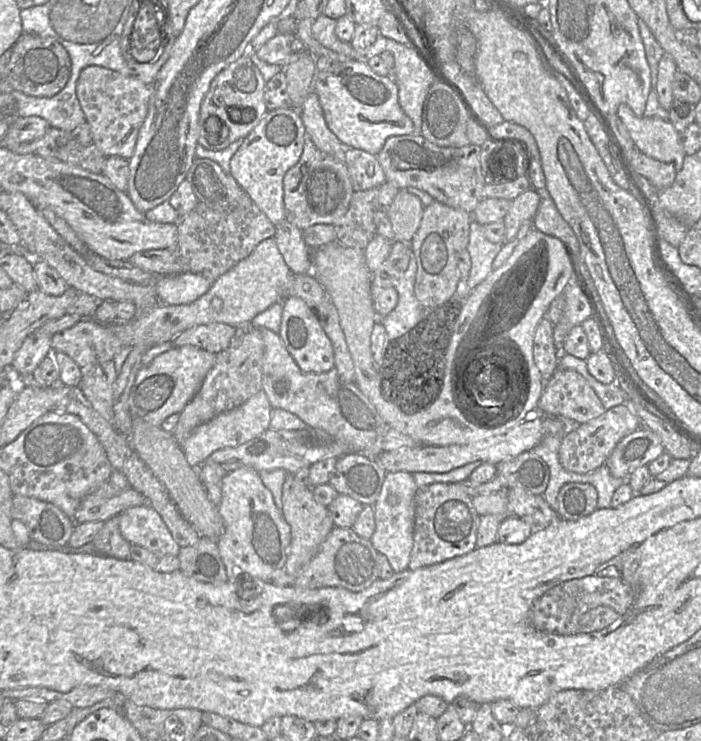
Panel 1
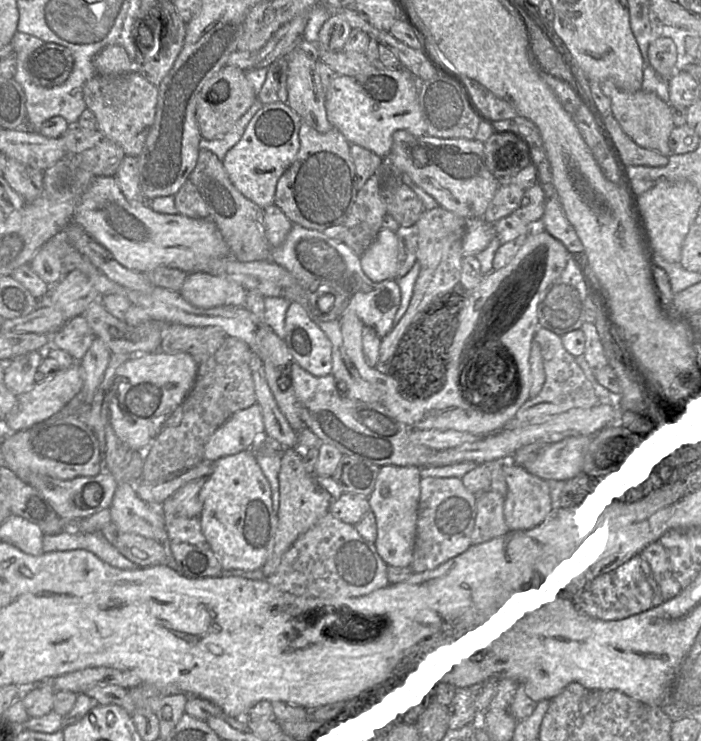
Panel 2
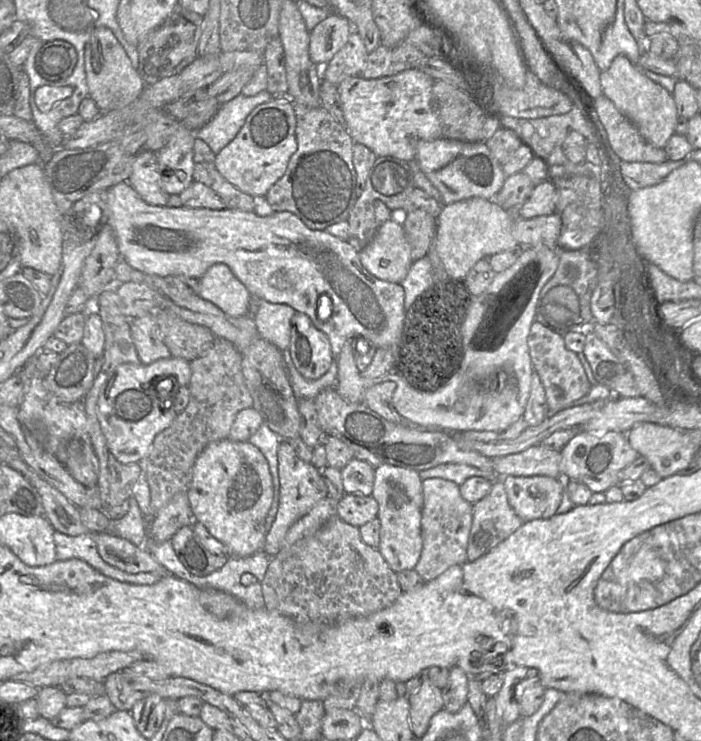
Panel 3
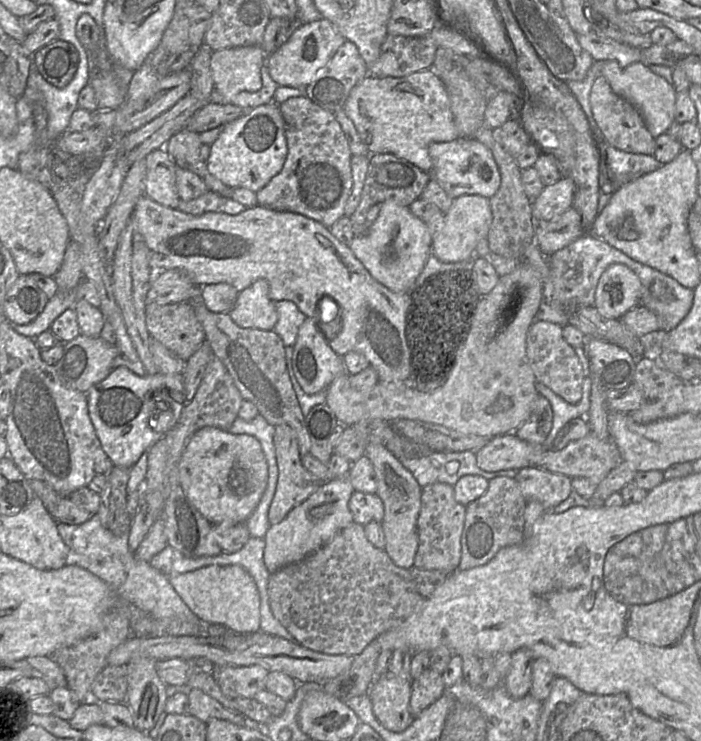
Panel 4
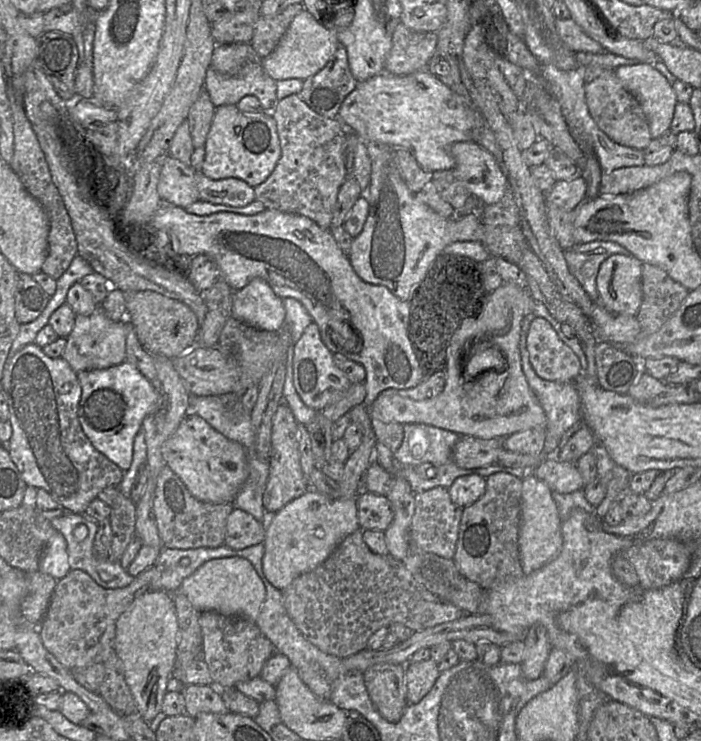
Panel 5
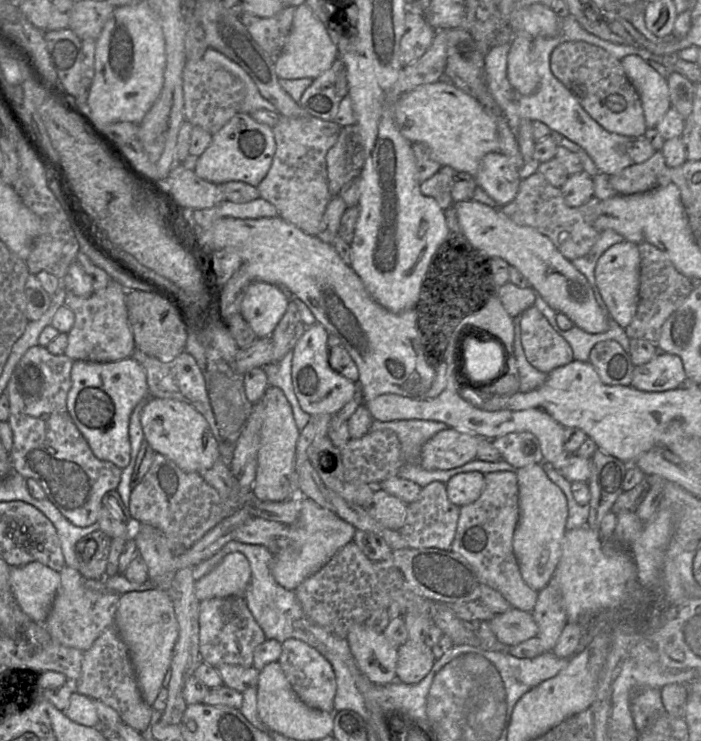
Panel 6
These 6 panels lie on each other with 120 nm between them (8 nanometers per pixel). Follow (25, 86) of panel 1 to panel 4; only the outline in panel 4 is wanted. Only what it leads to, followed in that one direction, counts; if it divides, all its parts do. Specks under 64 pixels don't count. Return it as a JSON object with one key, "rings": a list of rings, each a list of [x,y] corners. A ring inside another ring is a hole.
{"rings":[[[58,38],[35,52],[33,58],[43,78],[57,88],[72,81],[80,61],[75,46]]]}

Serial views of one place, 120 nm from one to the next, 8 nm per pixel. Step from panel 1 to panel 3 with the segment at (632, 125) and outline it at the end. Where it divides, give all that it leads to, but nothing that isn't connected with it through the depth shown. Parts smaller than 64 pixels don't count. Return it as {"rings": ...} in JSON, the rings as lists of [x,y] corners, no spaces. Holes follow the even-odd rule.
{"rings":[[[622,55],[615,57],[609,69],[601,72],[600,82],[603,94],[637,126],[641,136],[651,145],[664,149],[675,133],[678,119],[673,94],[648,78],[641,68]]]}

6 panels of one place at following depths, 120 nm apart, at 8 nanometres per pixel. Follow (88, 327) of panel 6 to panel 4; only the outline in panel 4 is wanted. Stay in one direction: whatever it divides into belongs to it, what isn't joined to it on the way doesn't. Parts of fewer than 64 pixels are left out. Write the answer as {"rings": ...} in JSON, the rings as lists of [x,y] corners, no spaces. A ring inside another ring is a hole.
{"rings":[[[81,333],[63,345],[63,353],[54,365],[60,380],[69,388],[86,394],[92,386],[101,382],[113,369],[117,347],[105,341],[100,335],[89,337]]]}

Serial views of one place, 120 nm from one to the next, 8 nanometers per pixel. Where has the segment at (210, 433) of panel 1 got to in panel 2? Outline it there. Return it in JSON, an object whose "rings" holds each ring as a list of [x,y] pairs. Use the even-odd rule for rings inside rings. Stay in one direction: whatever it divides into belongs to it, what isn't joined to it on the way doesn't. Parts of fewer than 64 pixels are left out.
{"rings":[[[258,403],[237,411],[210,436],[204,449],[204,460],[216,461],[254,449],[265,439],[262,408]]]}

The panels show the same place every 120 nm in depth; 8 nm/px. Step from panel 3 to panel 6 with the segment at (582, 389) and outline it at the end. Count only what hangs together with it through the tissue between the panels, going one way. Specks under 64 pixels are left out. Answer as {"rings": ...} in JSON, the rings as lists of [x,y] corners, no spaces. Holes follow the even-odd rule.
{"rings":[[[535,306],[522,313],[521,342],[529,363],[547,375],[574,360],[570,344],[554,330],[547,318]]]}

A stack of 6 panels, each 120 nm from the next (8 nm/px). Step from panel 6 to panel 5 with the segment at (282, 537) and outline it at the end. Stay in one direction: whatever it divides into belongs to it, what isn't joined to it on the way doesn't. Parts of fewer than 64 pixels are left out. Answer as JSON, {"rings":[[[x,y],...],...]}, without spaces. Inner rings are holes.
{"rings":[[[233,506],[226,521],[224,544],[234,550],[241,550],[264,543],[266,529],[267,522],[260,522],[251,514]]]}

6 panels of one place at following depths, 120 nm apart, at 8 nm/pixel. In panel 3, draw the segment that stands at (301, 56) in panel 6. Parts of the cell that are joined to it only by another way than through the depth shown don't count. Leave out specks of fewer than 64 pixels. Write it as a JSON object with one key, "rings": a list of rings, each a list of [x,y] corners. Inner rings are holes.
{"rings":[[[331,12],[309,33],[311,61],[319,67],[325,66],[344,47],[353,31],[352,24],[346,18]]]}

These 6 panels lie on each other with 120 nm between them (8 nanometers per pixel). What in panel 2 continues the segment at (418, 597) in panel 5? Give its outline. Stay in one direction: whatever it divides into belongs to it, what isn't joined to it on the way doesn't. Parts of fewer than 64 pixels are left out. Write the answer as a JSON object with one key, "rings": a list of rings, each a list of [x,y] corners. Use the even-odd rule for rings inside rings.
{"rings":[[[329,512],[294,541],[283,554],[275,572],[264,579],[276,589],[300,597],[359,597],[389,585],[387,566],[377,553],[374,543],[364,539],[354,525],[337,519]]]}

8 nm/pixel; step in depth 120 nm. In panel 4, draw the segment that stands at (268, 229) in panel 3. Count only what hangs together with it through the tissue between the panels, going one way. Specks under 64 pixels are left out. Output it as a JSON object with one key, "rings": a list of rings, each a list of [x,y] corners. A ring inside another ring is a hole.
{"rings":[[[142,195],[136,202],[132,218],[136,224],[137,230],[142,236],[149,254],[149,267],[153,271],[177,269],[184,272],[187,277],[197,287],[207,284],[227,283],[234,286],[238,292],[246,289],[258,279],[265,279],[269,283],[269,298],[273,302],[288,300],[296,304],[299,310],[306,316],[315,320],[320,331],[325,335],[329,347],[340,357],[343,357],[350,351],[363,354],[370,365],[375,368],[381,382],[410,382],[411,374],[411,354],[407,345],[405,328],[408,310],[411,304],[410,293],[395,293],[376,281],[366,270],[363,264],[356,258],[350,246],[341,243],[333,236],[329,228],[308,218],[304,215],[292,212],[279,212],[270,210],[261,206],[247,208],[237,215],[230,215],[220,212],[207,212],[200,215],[184,213],[179,209],[165,207],[151,198]]]}

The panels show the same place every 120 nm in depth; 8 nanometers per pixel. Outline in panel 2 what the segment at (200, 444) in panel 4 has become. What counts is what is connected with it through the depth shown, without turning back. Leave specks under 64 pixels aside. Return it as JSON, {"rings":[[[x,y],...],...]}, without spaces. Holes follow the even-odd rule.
{"rings":[[[253,449],[224,456],[213,462],[213,470],[200,491],[201,513],[199,519],[201,529],[209,542],[209,546],[218,557],[224,571],[261,569],[276,544],[278,516],[273,510],[272,490],[264,475]]]}

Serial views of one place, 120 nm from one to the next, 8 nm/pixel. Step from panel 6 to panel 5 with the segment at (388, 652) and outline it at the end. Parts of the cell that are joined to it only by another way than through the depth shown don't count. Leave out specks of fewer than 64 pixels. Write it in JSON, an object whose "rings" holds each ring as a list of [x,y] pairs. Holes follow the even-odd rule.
{"rings":[[[375,664],[362,675],[369,697],[379,714],[391,723],[398,722],[407,706],[405,666]]]}

